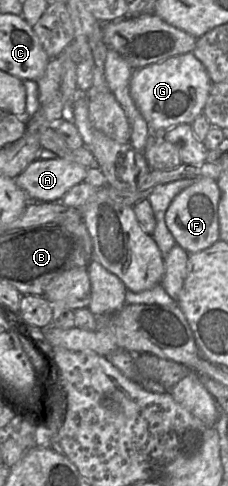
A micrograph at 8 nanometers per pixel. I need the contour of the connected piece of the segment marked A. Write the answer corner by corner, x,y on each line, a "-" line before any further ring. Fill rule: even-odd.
63,157
35,159
16,178
30,201
57,202
74,185
84,181
88,168

